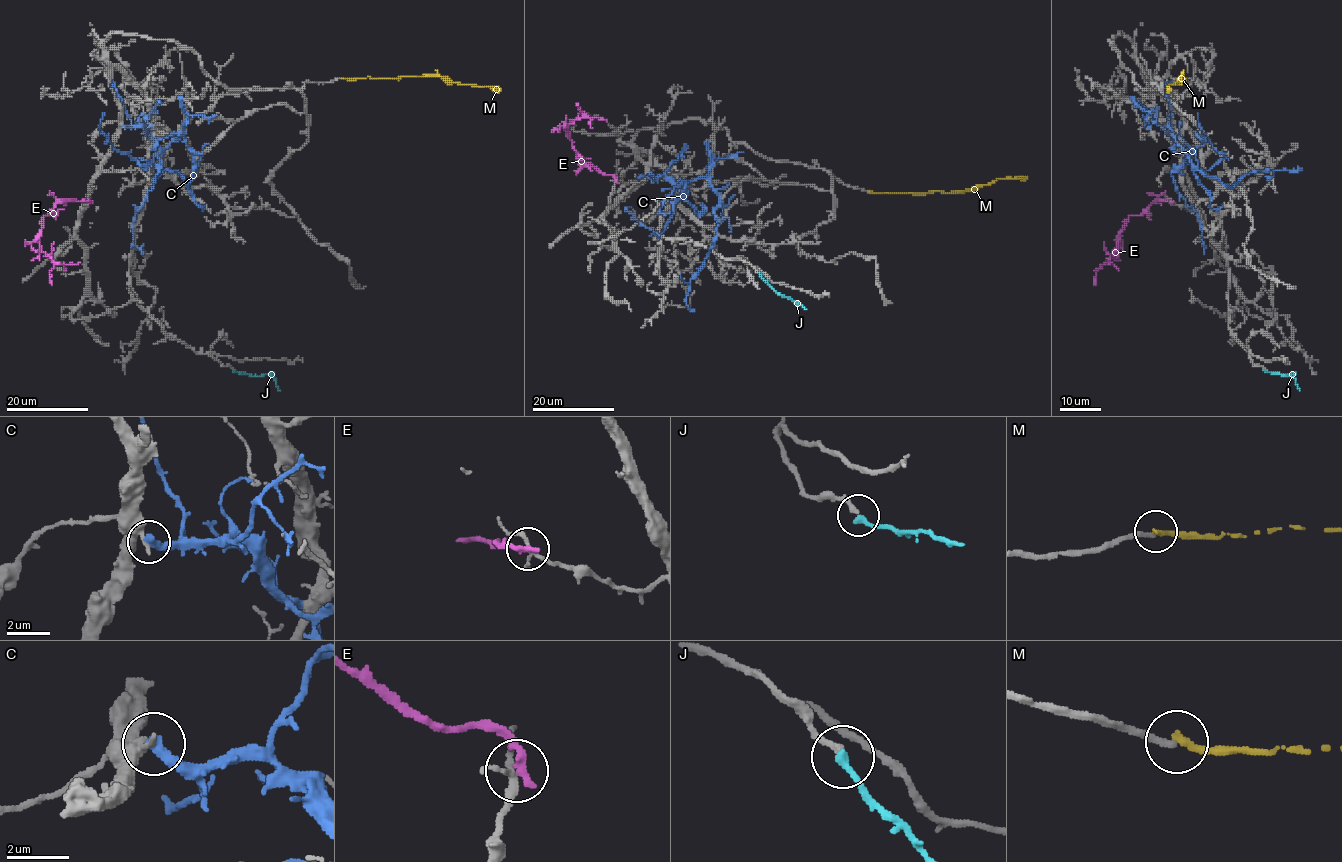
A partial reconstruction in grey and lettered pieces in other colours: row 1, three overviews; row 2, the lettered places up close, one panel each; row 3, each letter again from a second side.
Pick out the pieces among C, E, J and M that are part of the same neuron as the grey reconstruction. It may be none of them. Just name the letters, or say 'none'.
J

